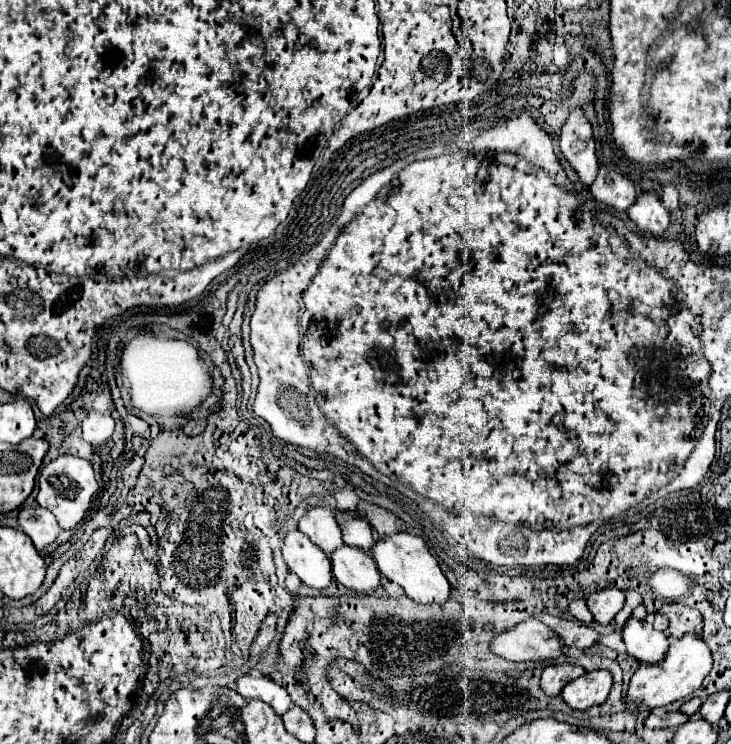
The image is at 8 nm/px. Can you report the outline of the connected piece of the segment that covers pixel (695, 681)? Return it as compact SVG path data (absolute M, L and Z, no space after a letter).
M687 634L679 642L671 644L667 658L659 666L643 666L643 664L639 666L639 670L633 674L629 688L627 688L627 702L635 704L637 710L643 706L653 710L663 704L683 700L701 686L701 682L709 674L711 666L713 666L713 660L711 660L711 652L707 650L707 646L701 642L701 638Z

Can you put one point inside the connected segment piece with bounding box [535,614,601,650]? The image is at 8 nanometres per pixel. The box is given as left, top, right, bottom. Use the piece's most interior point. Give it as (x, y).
(574, 633)

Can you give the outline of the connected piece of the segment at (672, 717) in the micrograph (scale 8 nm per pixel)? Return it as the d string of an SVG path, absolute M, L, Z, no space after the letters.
M651 712L645 720L645 726L647 728L671 728L671 726L685 724L687 720L689 716L683 712Z

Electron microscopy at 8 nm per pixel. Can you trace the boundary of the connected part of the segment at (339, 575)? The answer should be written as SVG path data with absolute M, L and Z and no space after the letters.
M349 546L335 550L335 554L331 554L331 564L337 582L355 594L367 596L381 588L381 574L375 562L367 558L367 554L359 554L359 550L349 550Z

